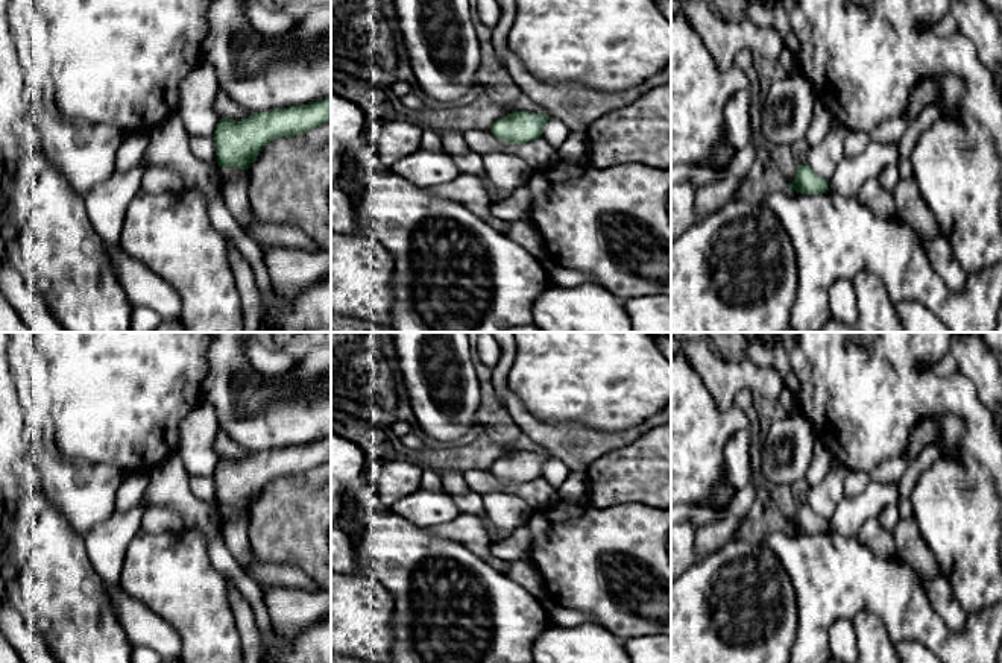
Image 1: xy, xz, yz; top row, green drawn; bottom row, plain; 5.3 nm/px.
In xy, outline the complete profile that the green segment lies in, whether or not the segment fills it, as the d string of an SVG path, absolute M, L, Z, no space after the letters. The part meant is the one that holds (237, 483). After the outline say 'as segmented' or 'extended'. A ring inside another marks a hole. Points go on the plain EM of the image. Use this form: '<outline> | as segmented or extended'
M331 435L308 445L276 448L266 452L252 452L241 460L222 458L213 473L219 507L249 508L263 487L279 476L293 476L331 461Z | as segmented

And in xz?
M516 451L496 460L490 472L504 482L524 484L542 476L548 454Z | as segmented

